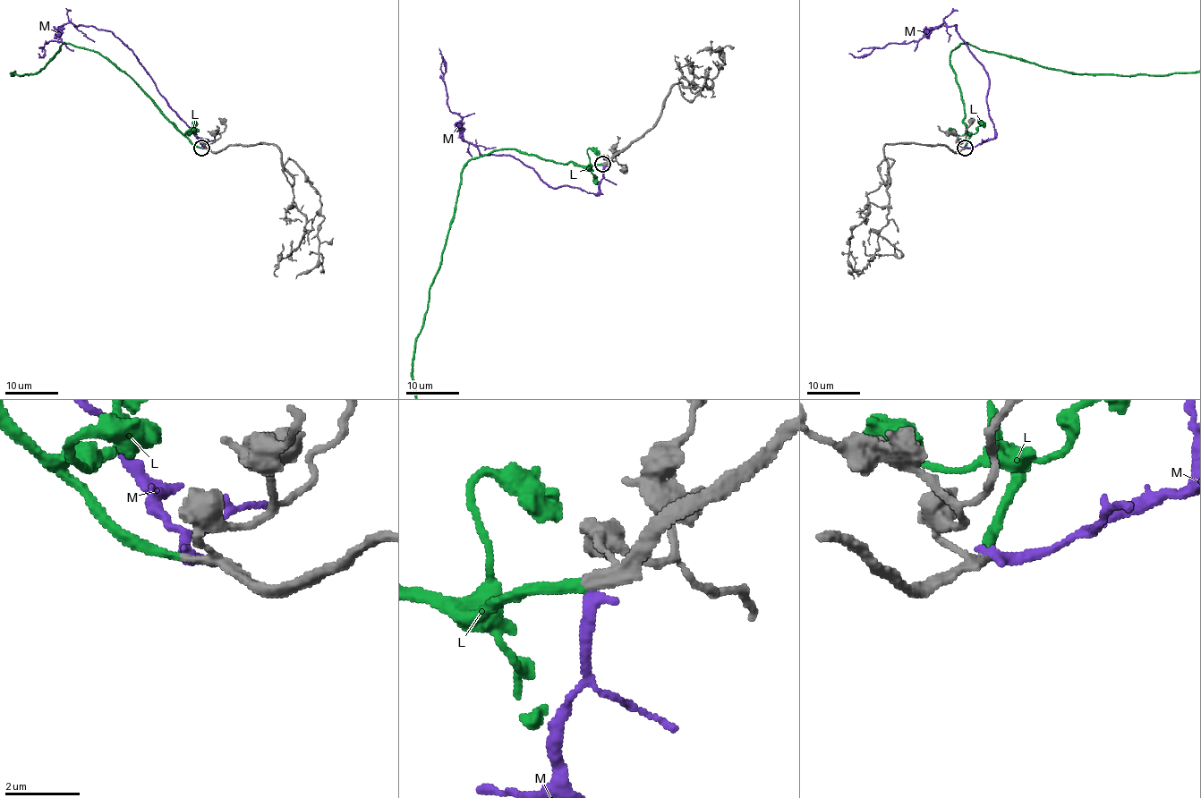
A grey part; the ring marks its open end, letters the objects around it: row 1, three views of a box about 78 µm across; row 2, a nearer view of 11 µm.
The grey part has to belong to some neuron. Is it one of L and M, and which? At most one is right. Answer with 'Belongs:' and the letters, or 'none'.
Belongs: L

